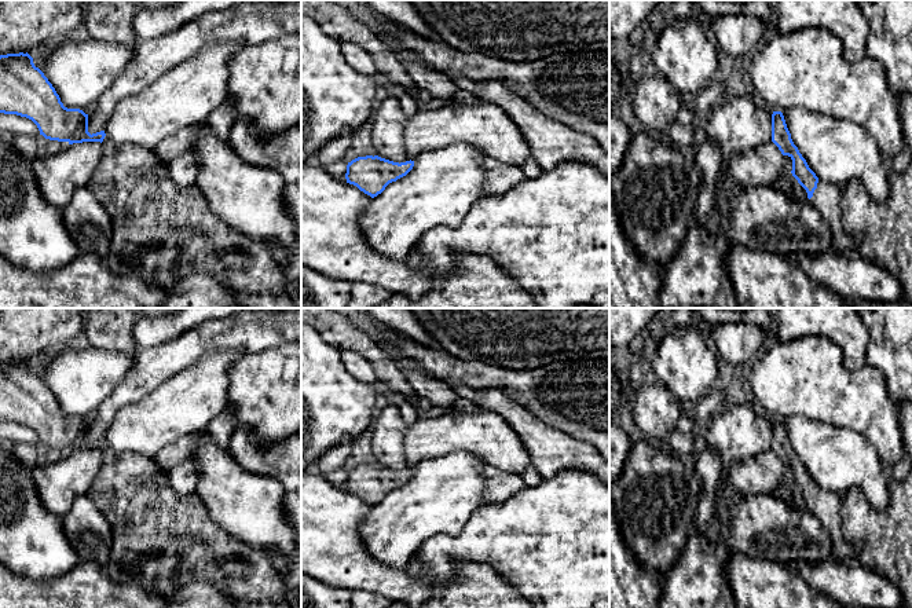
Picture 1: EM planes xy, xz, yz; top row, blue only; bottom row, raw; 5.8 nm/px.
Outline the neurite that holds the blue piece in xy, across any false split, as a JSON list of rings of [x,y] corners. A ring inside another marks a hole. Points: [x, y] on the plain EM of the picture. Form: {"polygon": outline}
{"polygon": [[[28,360],[0,363],[0,421],[32,428],[40,443],[50,448],[102,451],[102,468],[87,497],[111,525],[113,545],[103,569],[113,580],[147,583],[150,576],[162,579],[168,574],[172,589],[180,589],[190,580],[205,582],[230,594],[235,608],[292,608],[285,576],[265,553],[250,549],[217,525],[197,494],[176,492],[153,458],[132,453],[118,455],[105,439],[91,443],[88,422],[63,414]]]}

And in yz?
{"polygon": [[[781,420],[772,422],[772,450],[785,466],[785,476],[781,484],[770,494],[784,499],[791,506],[813,513],[831,536],[832,561],[847,563],[856,557],[854,547],[847,542],[842,530],[840,509],[843,494],[820,488],[809,476],[791,447]]]}

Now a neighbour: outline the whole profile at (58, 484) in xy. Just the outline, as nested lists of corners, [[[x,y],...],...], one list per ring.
[[[100,450],[73,451],[45,466],[34,466],[33,483],[43,506],[59,517],[67,516],[74,499],[87,495],[100,468]]]

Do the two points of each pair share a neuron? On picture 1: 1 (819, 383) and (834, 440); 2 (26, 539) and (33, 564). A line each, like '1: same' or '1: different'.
1: different
2: same

